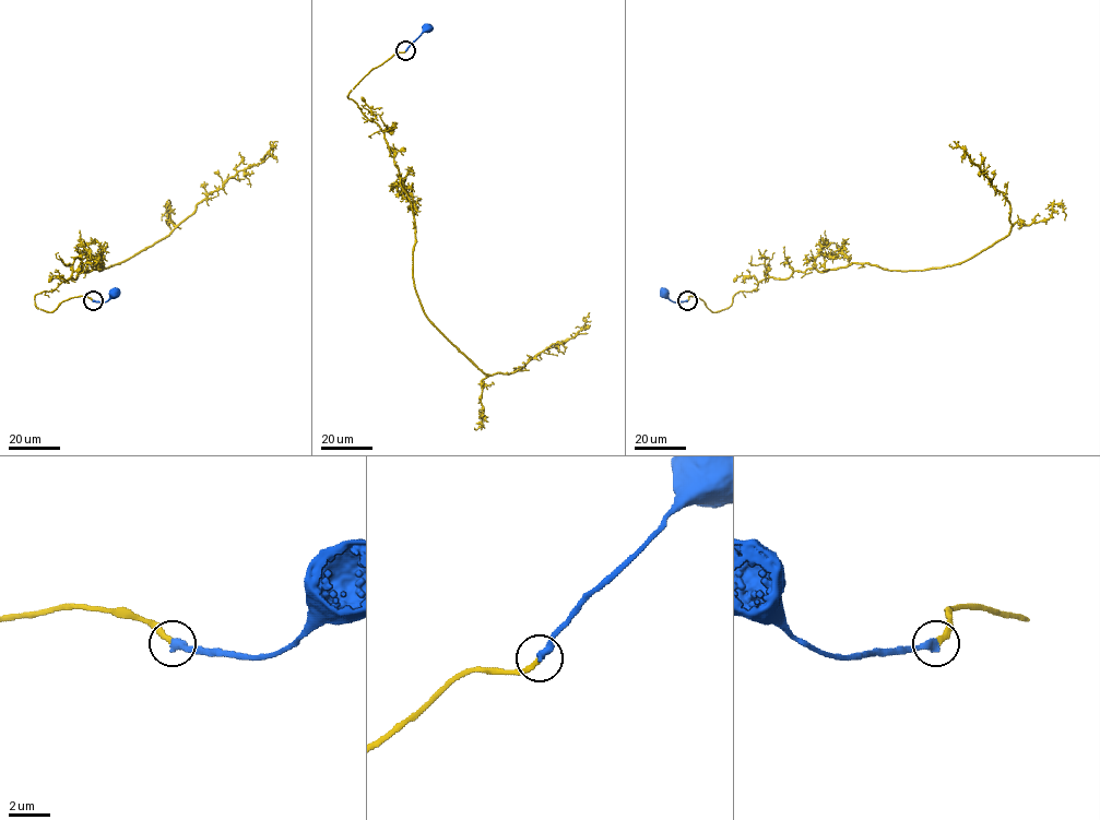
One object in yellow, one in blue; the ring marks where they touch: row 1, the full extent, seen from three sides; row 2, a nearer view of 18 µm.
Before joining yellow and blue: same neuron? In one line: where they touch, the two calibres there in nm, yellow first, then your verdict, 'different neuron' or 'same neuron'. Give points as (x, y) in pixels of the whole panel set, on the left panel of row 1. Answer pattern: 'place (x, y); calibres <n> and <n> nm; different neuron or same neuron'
place (93, 300); calibres 280 and 400 nm; same neuron

